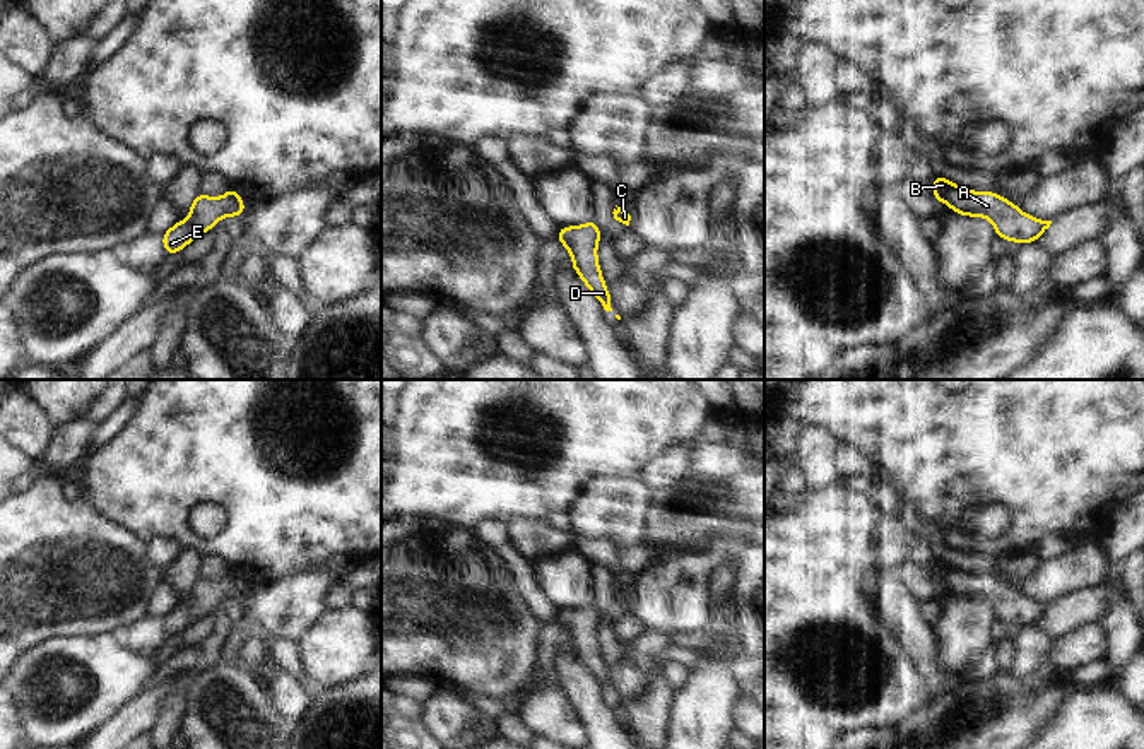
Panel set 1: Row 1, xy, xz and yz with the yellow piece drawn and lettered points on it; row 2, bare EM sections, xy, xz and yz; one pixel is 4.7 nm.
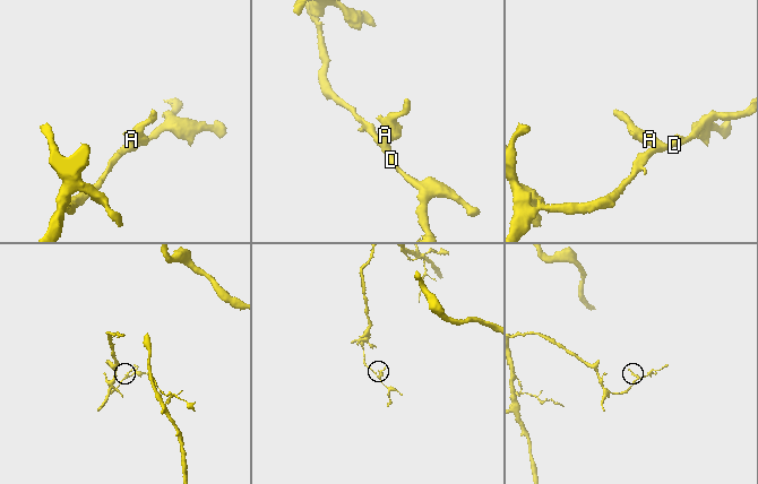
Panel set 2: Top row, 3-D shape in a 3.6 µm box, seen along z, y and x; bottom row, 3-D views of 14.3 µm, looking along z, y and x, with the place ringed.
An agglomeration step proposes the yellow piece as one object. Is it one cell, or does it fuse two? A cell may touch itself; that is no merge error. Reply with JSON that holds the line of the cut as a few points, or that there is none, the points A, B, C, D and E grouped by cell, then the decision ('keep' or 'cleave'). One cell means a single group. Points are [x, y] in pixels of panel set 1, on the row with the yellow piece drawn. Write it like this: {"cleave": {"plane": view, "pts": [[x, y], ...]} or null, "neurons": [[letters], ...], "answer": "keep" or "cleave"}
{"cleave": null, "neurons": [["A", "B", "C", "D", "E"]], "answer": "keep"}

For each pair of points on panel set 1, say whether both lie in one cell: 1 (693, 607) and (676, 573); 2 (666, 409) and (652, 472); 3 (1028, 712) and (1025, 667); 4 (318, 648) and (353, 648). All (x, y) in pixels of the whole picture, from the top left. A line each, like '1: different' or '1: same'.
1: same
2: different
3: different
4: same

